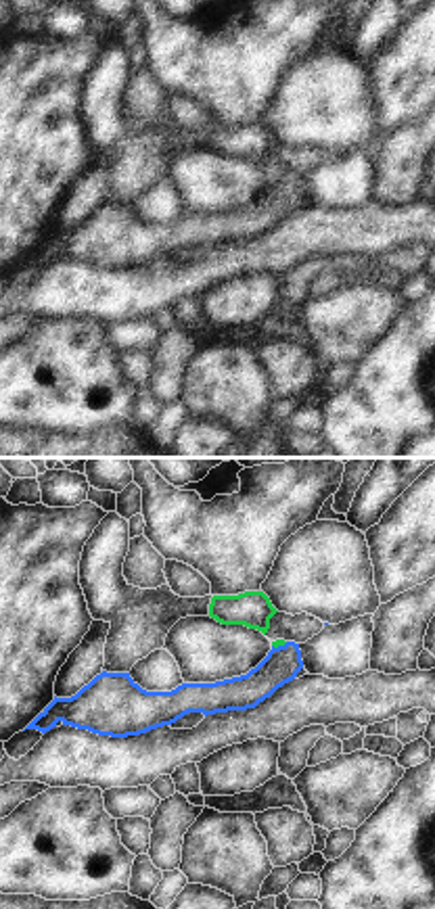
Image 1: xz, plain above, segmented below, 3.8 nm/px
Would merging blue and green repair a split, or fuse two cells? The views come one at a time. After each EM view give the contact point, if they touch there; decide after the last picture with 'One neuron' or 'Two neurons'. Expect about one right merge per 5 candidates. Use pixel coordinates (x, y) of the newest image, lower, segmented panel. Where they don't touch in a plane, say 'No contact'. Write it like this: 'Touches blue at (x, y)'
Touches blue at (279, 646)

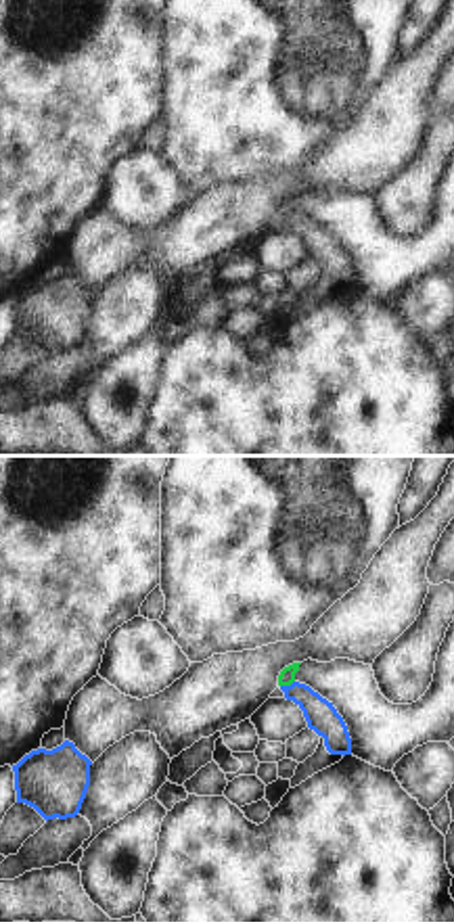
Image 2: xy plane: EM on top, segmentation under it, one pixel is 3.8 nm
Touches blue at (287, 686)

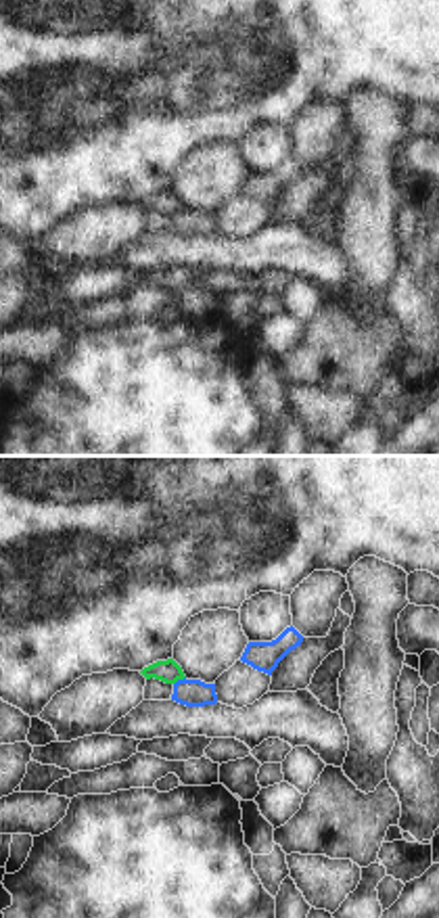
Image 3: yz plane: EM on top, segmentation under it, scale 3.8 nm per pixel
Touches blue at (178, 680)

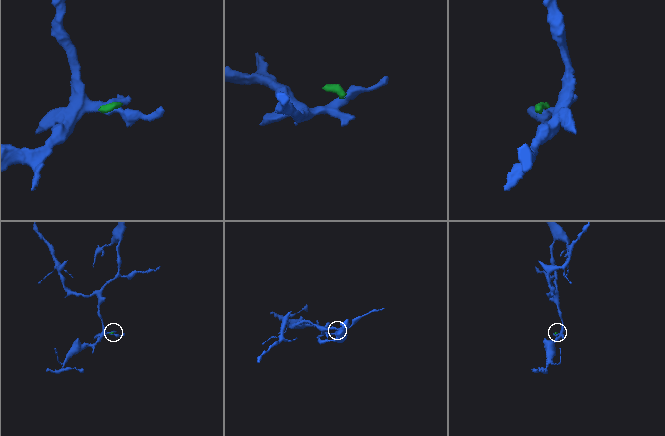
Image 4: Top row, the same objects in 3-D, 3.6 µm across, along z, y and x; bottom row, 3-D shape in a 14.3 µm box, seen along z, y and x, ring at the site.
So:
Two neurons

